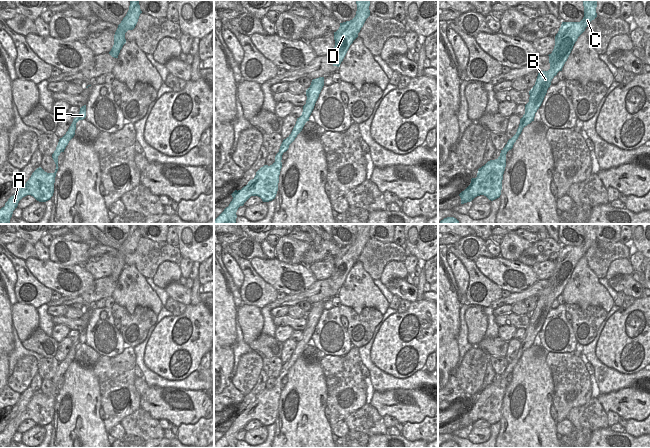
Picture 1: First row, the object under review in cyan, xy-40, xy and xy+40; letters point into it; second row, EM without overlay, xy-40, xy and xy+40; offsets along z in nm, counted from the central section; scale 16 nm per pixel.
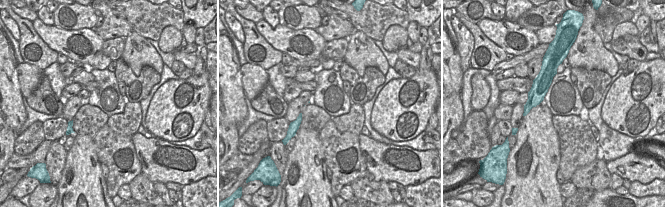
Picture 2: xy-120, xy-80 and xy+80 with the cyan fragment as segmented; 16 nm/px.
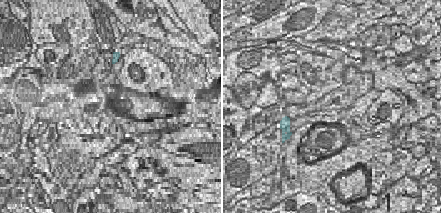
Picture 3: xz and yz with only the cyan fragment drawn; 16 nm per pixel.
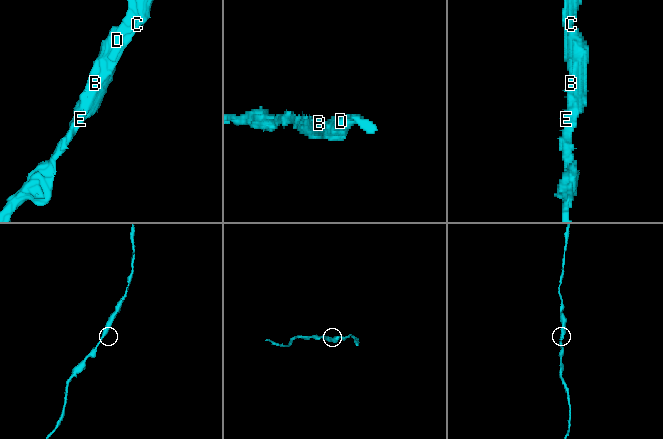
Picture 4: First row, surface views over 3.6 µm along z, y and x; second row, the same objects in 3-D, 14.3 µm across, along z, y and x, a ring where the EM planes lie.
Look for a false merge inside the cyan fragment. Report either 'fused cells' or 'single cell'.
single cell

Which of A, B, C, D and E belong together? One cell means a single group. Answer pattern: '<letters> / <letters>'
A B C D E

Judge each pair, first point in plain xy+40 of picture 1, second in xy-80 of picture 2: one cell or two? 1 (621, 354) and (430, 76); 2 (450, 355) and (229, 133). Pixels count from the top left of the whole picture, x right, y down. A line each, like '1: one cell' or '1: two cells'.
1: one cell
2: one cell

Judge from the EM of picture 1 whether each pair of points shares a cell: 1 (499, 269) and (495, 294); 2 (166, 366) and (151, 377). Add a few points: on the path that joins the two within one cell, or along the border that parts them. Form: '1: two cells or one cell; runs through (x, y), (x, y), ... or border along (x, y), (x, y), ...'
1: two cells; border along (478, 270), (502, 289)
2: two cells; border along (143, 353), (151, 370), (178, 379)

